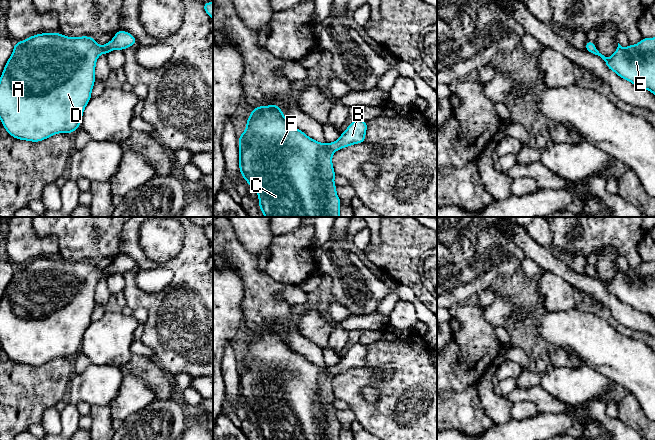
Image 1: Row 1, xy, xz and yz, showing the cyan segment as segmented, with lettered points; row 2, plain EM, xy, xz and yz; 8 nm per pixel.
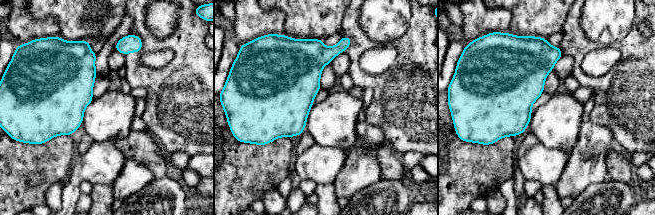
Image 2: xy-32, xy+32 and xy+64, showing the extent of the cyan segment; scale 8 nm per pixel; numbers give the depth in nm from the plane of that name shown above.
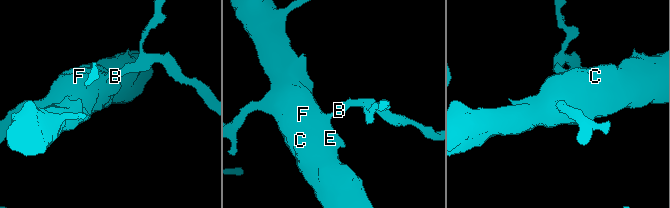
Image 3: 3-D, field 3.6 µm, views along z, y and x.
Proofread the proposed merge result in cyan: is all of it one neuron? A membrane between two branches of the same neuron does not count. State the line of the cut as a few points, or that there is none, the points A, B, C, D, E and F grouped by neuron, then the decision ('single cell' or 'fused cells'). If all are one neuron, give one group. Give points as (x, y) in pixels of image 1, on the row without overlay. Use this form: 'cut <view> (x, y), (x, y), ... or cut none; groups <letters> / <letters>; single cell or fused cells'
cut none; groups A B C D E F; single cell

